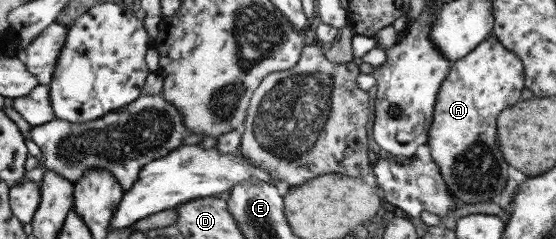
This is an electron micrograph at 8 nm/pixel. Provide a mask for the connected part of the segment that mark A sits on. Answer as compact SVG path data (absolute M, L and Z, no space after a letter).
M496 37L482 41L464 58L451 63L449 73L442 81L433 110L433 119L428 131L427 145L432 160L438 165L442 178L446 181L446 189L452 199L463 204L497 201L498 194L506 188L506 170L508 164L496 146L497 116L509 106L520 101L525 88L525 72L523 61L517 54L508 50Z

